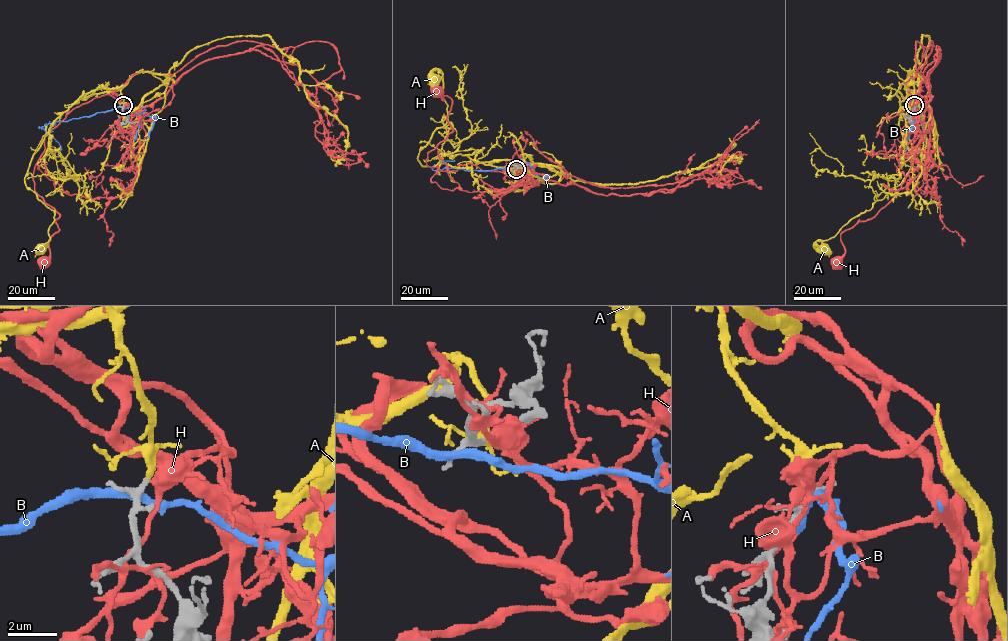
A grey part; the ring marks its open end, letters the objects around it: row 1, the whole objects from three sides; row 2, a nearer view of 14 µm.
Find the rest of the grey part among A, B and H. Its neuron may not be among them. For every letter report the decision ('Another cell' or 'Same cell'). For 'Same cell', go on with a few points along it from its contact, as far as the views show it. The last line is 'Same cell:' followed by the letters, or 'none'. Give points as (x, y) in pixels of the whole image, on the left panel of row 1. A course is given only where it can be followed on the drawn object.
A: Same cell. Its course: (123, 106), (118, 88), (85, 93), (61, 114), (32, 158), (26, 186), (54, 211), (50, 240), (41, 250)
B: Another cell
H: Another cell
Same cell: A

